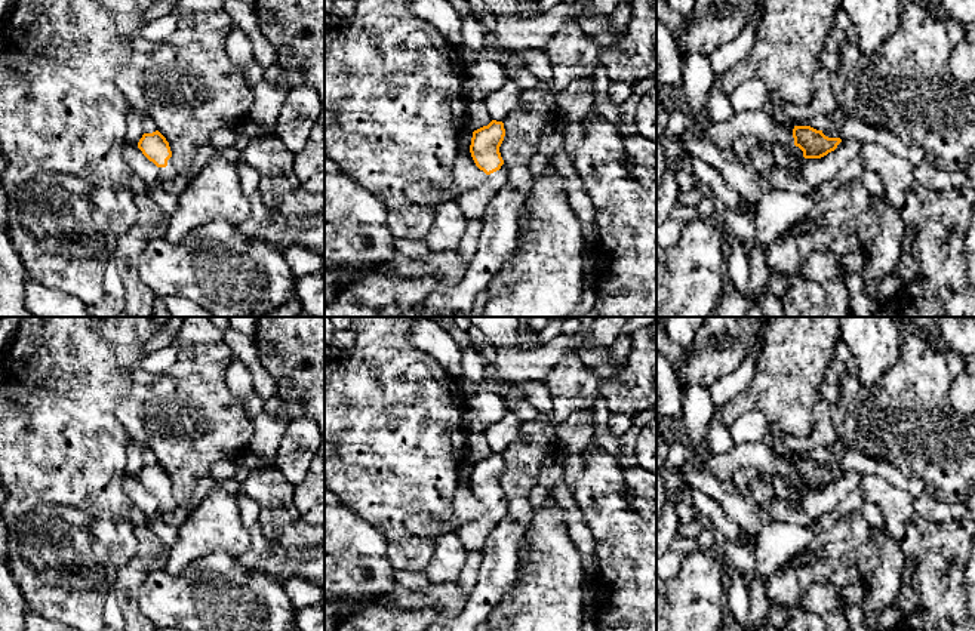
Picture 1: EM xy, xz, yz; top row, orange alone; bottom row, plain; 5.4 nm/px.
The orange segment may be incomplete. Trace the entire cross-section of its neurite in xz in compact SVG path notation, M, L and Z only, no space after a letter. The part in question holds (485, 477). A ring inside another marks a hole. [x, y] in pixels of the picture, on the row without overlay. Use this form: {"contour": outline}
{"contour": "M496 452L473 464L470 484L476 498L488 508L480 517L461 526L456 533L468 552L483 554L489 533L508 511L508 502L499 484L504 468L504 455Z"}

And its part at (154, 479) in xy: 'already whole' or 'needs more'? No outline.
needs more

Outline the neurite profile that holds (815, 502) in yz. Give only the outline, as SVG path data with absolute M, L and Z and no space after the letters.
M855 470L842 471L837 480L821 490L803 490L800 507L812 518L831 513L859 486L861 473Z

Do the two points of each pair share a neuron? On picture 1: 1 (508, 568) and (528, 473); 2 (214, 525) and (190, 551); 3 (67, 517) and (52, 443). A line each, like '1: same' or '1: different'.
1: same
2: same
3: same

